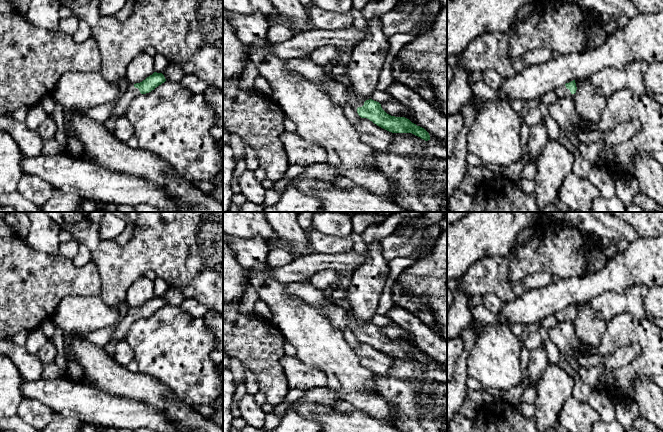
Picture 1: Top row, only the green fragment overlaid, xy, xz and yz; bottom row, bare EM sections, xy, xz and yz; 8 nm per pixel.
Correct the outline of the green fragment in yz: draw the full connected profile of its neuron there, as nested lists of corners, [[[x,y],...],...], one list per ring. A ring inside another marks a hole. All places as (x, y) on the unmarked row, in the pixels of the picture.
[[[575,304],[566,307],[563,310],[560,310],[554,314],[555,318],[557,319],[558,322],[564,322],[564,321],[574,321],[574,318],[576,317],[577,311]]]

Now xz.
[[[347,310],[347,312],[351,319],[349,329],[361,342],[367,342],[377,350],[392,357],[412,357],[425,365],[430,364],[430,359],[424,352],[417,350],[405,341],[387,338],[377,325],[372,323],[365,326],[358,324],[352,311]]]

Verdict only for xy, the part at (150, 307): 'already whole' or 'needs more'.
needs more

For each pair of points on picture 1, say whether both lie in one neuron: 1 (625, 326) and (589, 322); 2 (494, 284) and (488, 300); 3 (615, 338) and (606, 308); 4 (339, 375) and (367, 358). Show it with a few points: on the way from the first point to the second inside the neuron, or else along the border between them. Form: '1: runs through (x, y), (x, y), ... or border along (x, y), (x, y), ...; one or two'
1: border along (606, 322), (606, 328), (601, 341), (596, 346); two
2: border along (482, 295), (494, 293), (503, 302); two
3: border along (633, 315), (618, 313), (606, 322); two
4: border along (354, 348), (360, 363), (375, 374); two

